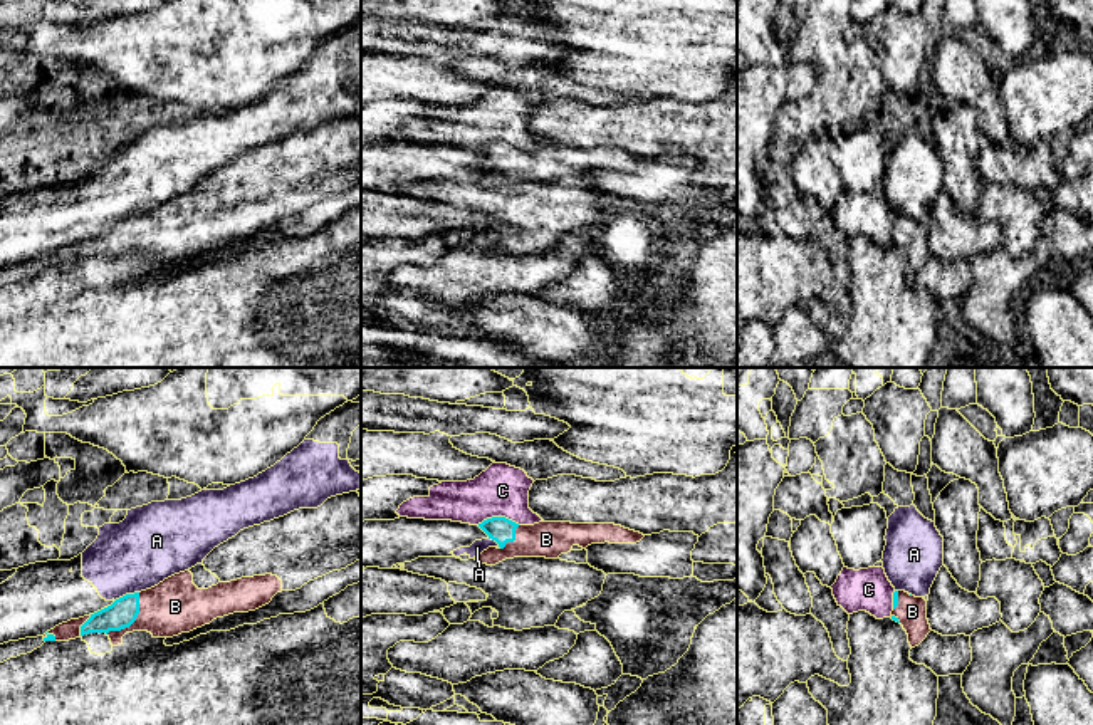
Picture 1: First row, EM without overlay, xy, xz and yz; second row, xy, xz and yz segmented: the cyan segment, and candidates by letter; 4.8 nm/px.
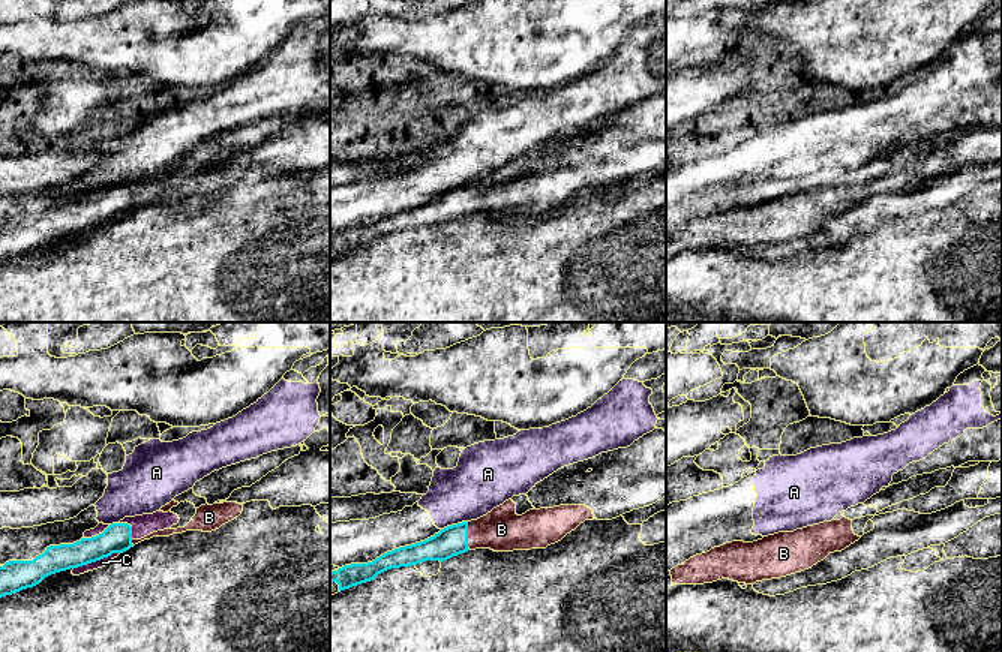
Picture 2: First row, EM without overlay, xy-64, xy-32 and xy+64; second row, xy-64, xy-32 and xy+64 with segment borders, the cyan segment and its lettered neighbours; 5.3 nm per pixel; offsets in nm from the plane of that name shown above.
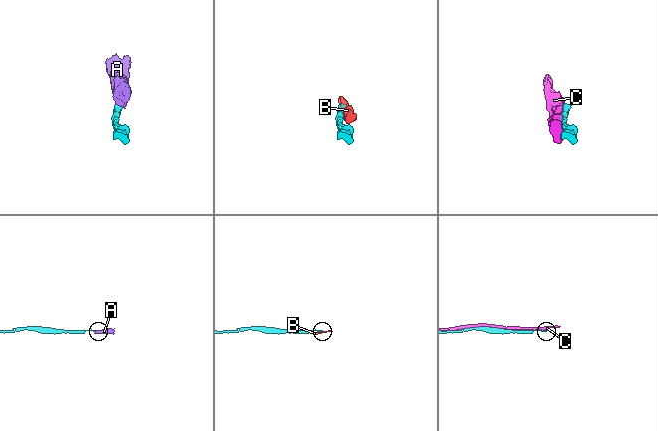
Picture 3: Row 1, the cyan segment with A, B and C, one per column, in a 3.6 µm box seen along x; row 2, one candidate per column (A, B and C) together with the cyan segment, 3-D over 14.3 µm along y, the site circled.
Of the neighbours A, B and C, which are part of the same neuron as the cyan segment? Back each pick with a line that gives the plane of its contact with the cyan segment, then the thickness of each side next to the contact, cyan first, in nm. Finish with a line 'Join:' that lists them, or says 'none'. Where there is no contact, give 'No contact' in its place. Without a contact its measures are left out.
B: Touches cyan in xy. Thickness 140 nm (cyan) against 260 nm
Join: B

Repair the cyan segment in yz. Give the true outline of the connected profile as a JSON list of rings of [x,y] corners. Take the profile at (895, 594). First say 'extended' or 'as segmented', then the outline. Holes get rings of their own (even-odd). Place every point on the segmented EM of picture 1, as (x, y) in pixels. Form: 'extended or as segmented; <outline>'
extended; [[[905,591],[893,592],[892,619],[903,626],[912,648],[918,646],[932,631],[927,619],[927,601]]]

